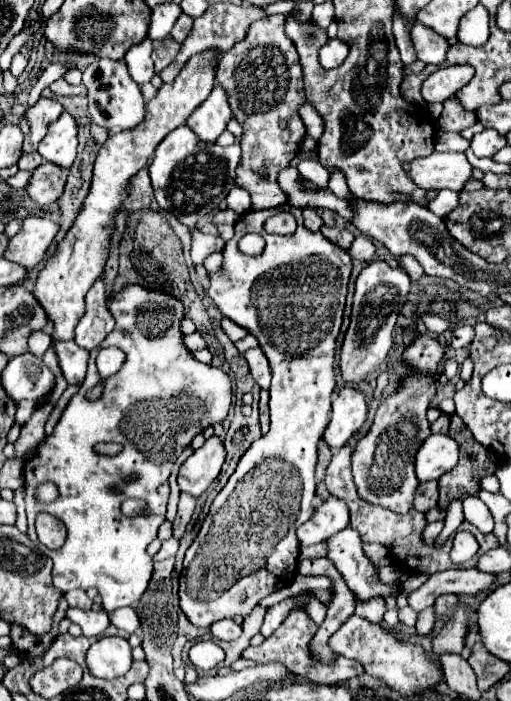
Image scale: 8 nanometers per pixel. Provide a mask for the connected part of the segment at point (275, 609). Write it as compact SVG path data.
M284 599L272 607L268 607L266 611L266 617L264 617L264 623L262 623L262 635L265 638L270 637L272 633L280 626L280 623L284 623L284 619L288 617L290 611L296 611L300 609L300 603L296 603L296 599Z

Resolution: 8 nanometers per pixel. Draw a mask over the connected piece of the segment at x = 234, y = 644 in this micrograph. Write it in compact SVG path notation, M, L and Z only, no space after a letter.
M242 633L242 635L240 635L240 639L236 639L236 641L230 641L230 643L226 643L226 641L218 641L218 645L226 651L224 665L230 665L232 661L236 661L236 659L242 655L242 651L248 647L250 639L252 639L252 635Z

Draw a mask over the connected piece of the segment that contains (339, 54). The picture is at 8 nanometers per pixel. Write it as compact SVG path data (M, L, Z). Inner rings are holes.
M328 39L326 45L318 53L318 61L324 69L336 69L348 55L348 45L344 45L340 39Z

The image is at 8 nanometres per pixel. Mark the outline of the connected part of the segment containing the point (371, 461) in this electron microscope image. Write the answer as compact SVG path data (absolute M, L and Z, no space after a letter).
M418 333L414 341L402 353L402 365L408 367L408 375L402 377L398 389L388 395L374 417L370 431L356 443L352 455L352 473L358 487L358 495L390 511L408 513L414 503L414 491L418 479L414 475L414 457L420 445L430 435L430 423L426 411L436 393L436 373L444 359L444 347L430 335Z

